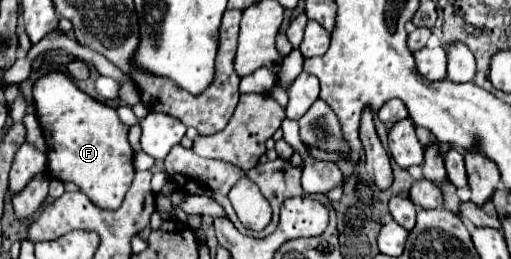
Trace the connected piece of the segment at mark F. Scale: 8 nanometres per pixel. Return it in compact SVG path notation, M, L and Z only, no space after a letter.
M51 70L35 80L33 100L47 144L47 172L63 182L75 182L95 206L121 206L135 170L131 164L133 148L127 140L129 126L119 120L117 110L81 92L61 70Z

